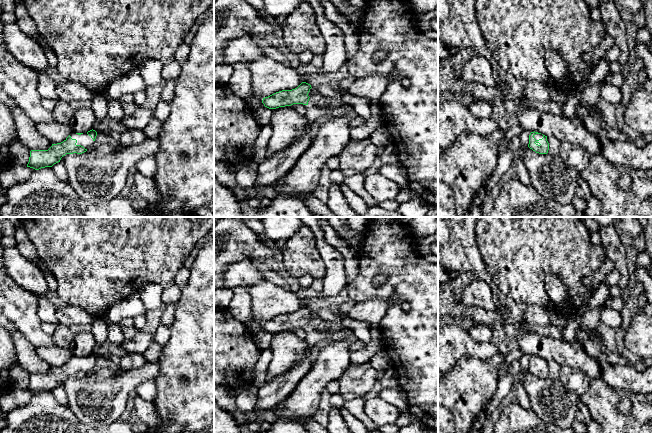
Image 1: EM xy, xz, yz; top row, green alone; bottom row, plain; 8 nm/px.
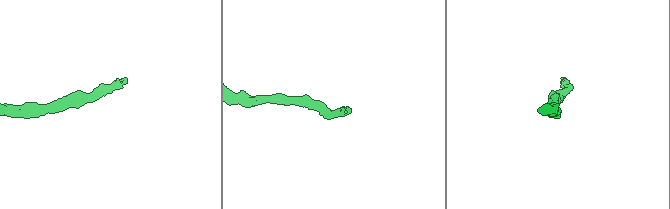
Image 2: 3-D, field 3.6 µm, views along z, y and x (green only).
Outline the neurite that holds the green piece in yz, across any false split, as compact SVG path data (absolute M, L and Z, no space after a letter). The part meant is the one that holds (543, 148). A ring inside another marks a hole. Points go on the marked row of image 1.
M531 132L529 135L528 147L539 154L547 154L549 150L549 143L547 136L538 132Z

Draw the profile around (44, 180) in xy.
M51 167L34 171L26 182L7 188L4 195L6 202L0 207L1 217L160 217L150 204L144 211L140 212L133 208L131 200L120 196L98 204L87 202L75 193L68 182L61 181Z

